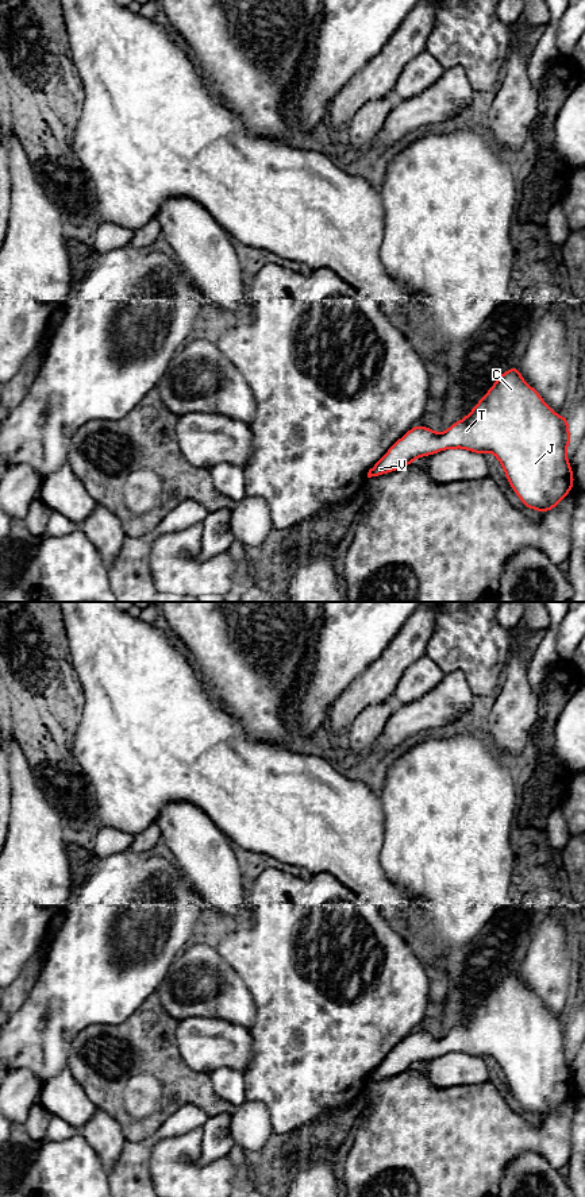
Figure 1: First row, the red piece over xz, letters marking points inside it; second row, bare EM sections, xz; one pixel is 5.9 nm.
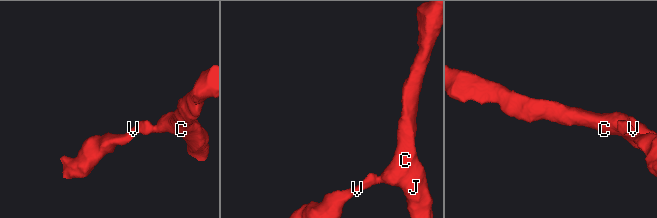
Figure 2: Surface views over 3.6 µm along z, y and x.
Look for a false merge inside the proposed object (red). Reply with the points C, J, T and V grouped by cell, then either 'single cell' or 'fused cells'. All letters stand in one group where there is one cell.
C J T V; single cell

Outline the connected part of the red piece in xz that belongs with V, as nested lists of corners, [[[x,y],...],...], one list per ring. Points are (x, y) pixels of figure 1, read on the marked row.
[[[516,366],[504,371],[472,412],[444,432],[438,435],[434,429],[422,425],[411,428],[369,470],[367,478],[393,472],[420,456],[435,455],[444,449],[463,448],[480,455],[492,452],[526,509],[544,514],[557,507],[573,490],[573,468],[566,456],[570,441],[569,418],[557,414],[524,381]]]

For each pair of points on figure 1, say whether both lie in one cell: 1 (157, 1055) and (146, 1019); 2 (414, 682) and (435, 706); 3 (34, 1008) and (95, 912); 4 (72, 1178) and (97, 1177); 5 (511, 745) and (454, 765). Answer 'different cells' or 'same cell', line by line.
1: same cell
2: different cells
3: same cell
4: same cell
5: different cells

